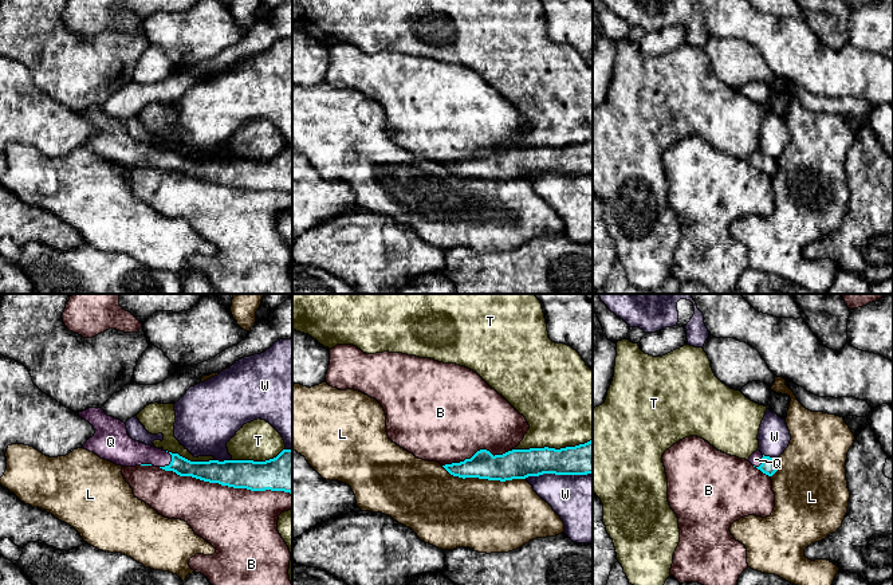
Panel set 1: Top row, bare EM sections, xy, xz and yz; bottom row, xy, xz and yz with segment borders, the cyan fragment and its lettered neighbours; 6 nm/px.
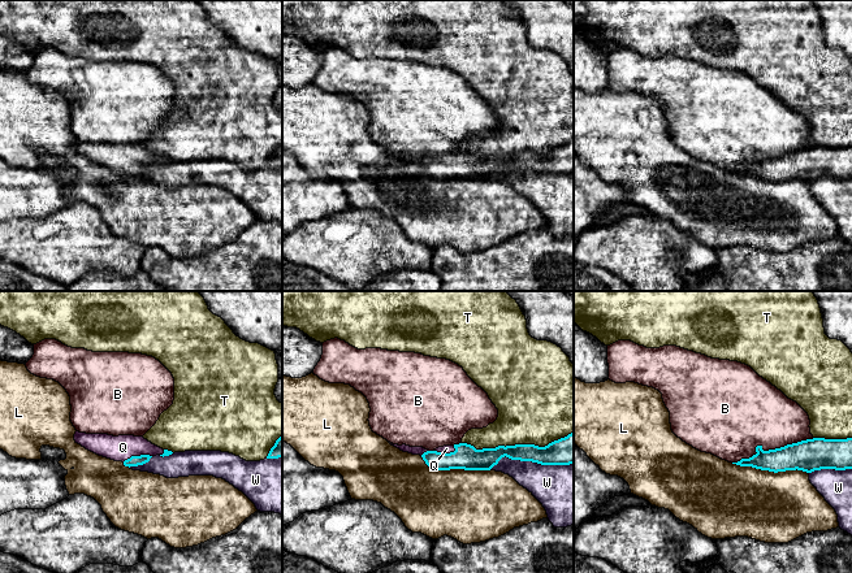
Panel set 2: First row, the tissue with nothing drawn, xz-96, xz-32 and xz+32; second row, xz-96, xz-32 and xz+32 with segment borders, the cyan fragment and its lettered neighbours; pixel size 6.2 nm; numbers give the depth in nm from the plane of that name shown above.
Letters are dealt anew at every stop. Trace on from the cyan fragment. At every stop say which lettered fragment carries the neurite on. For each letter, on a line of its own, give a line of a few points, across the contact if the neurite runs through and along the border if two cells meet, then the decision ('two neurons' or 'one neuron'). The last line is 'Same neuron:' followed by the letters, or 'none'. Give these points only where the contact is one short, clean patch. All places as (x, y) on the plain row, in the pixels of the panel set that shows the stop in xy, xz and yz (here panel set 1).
B: two neurons
L: two neurons
Q: xy (211, 171), (187, 168), (170, 163), (160, 157), (130, 152) | one neuron
T: two neurons
W: two neurons
Same neuron: Q

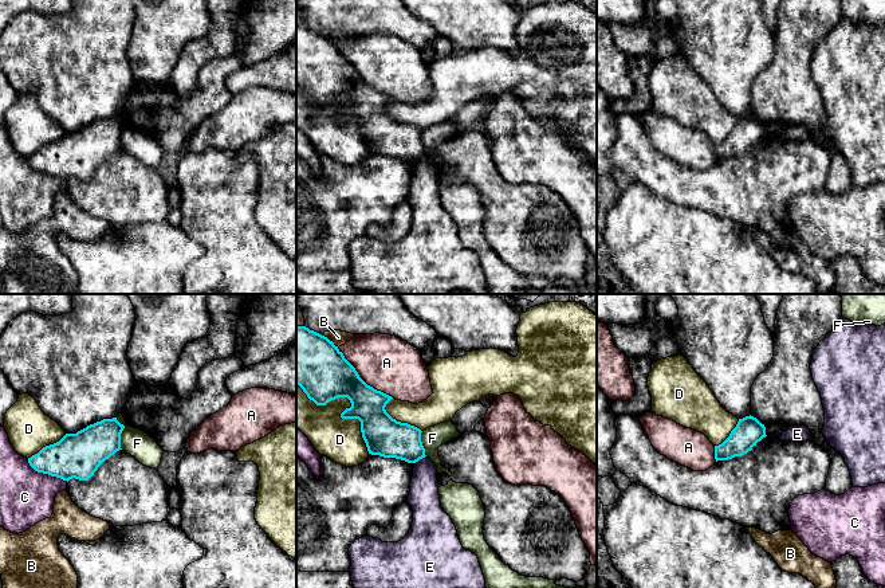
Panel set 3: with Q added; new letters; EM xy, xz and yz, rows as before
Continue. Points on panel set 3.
A: two neurons
B: two neurons
C: two neurons
D: two neurons
E: xz (425, 155), (415, 161) | two neurons
F: xz (421, 130), (421, 144), (427, 155) | two neurons
Same neuron: none

